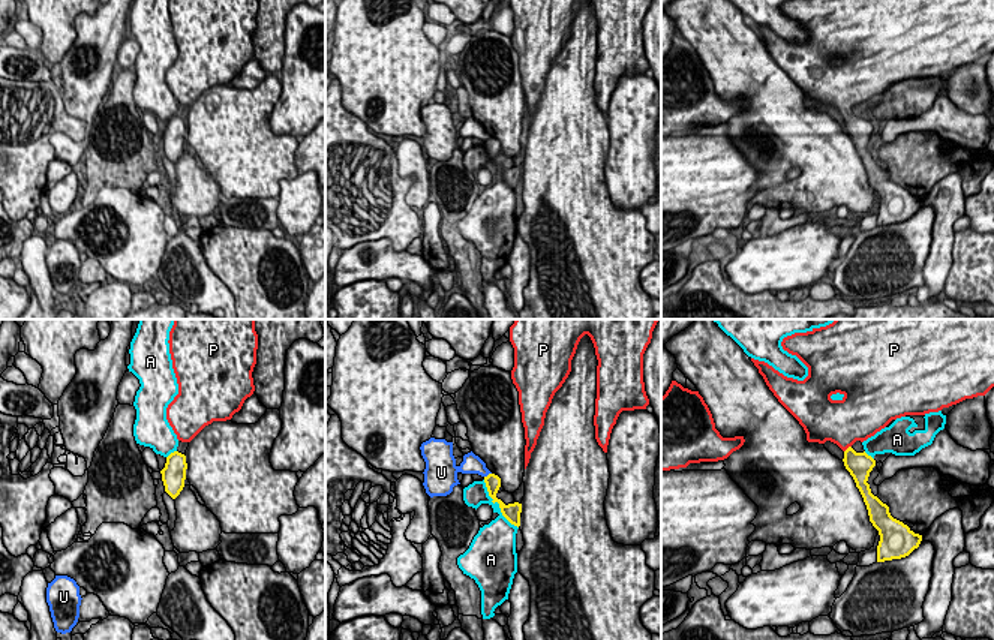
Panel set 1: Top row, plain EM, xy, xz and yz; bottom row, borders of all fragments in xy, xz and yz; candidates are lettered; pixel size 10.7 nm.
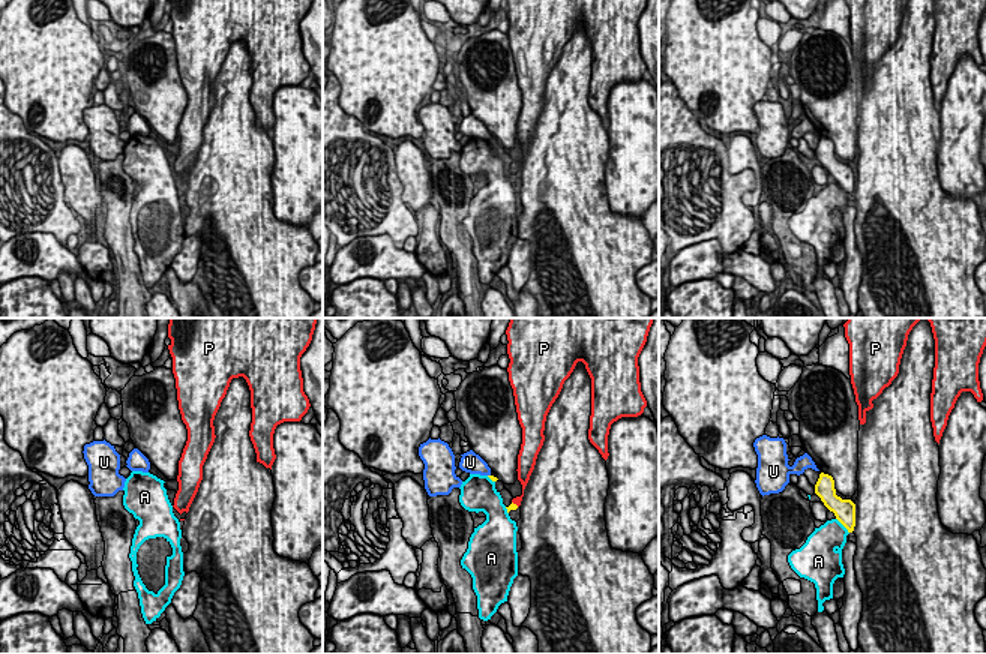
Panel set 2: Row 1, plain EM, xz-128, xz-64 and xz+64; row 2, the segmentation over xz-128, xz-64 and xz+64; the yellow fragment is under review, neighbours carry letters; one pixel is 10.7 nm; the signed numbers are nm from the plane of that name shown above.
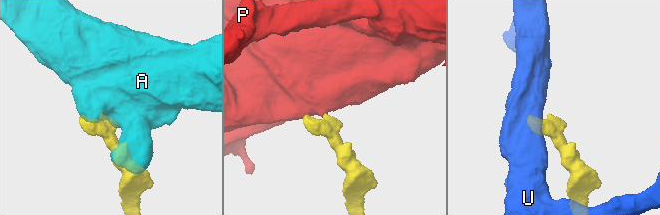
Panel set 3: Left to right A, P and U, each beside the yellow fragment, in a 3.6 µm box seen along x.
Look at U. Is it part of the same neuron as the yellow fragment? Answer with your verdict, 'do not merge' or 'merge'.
do not merge

